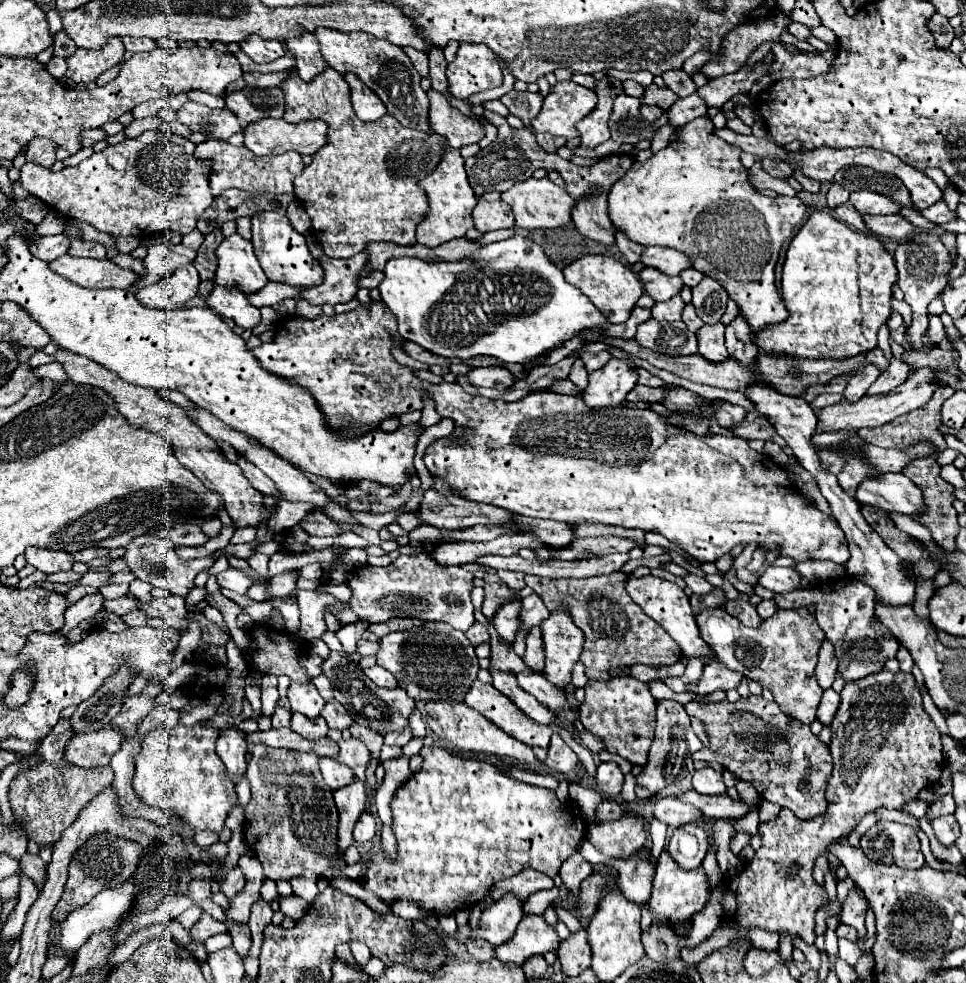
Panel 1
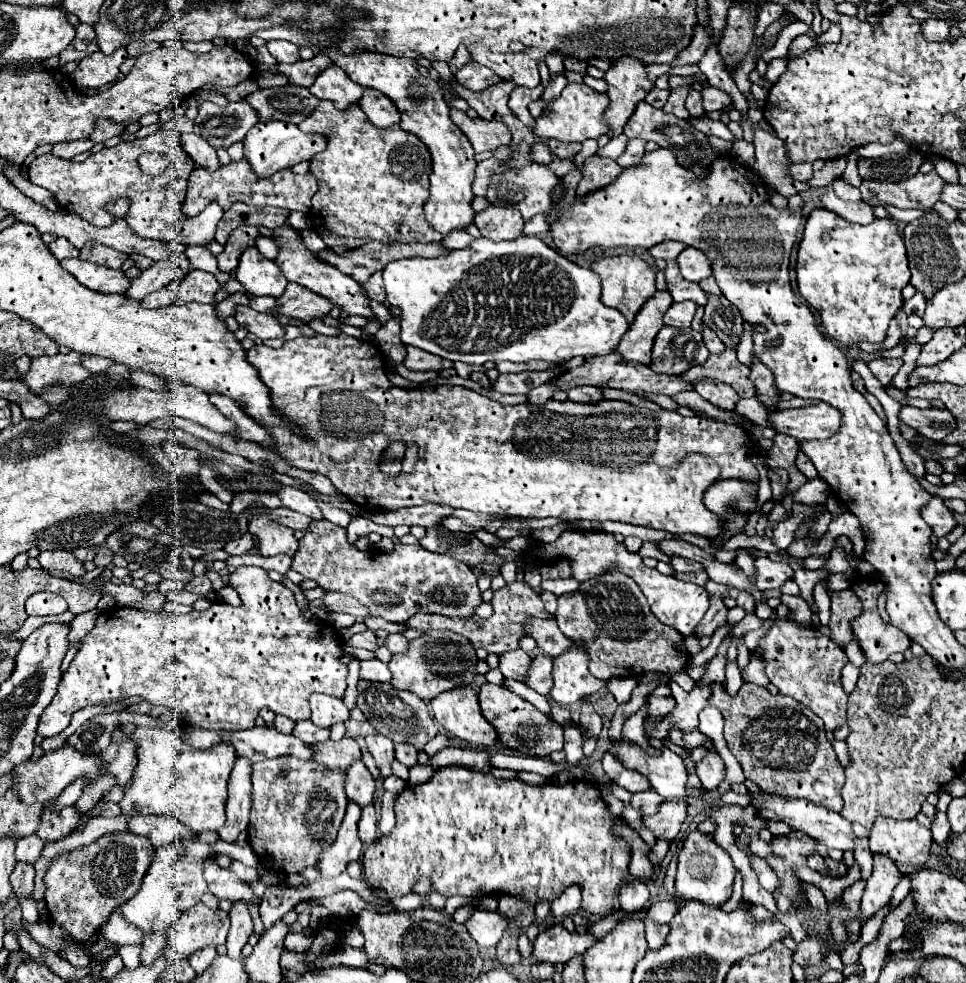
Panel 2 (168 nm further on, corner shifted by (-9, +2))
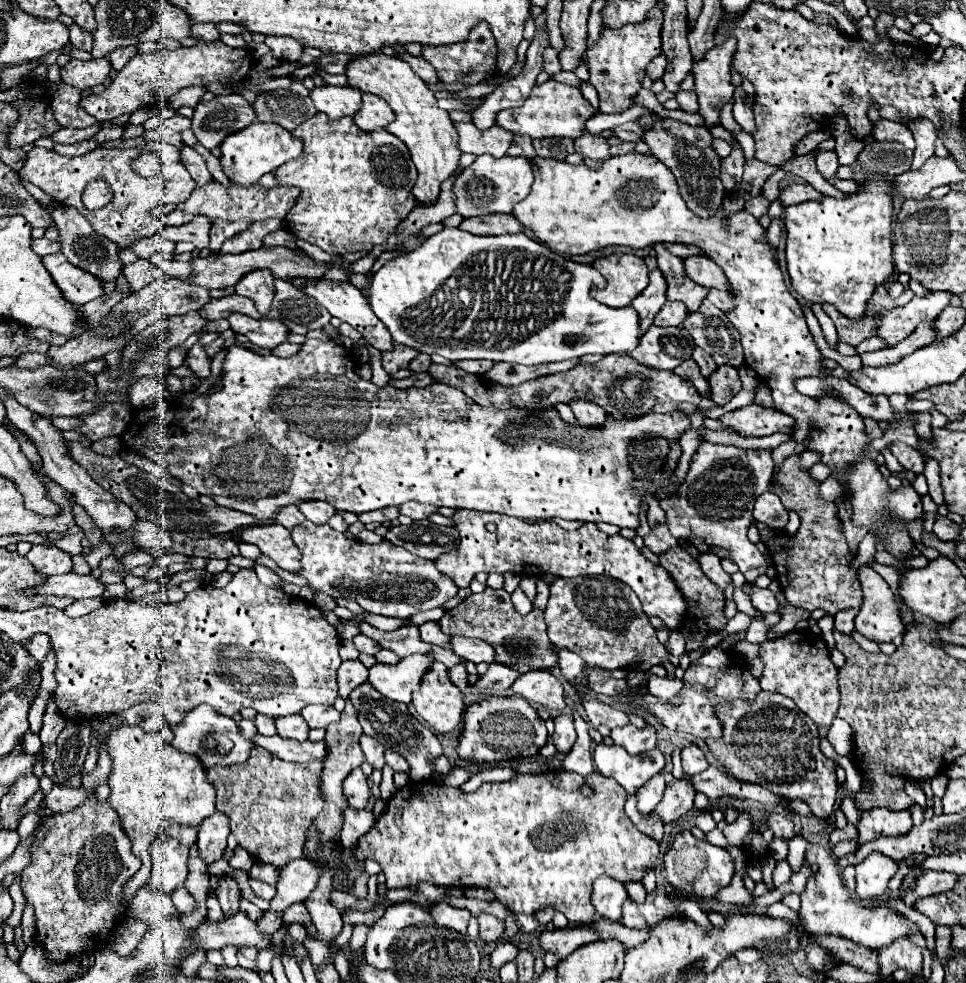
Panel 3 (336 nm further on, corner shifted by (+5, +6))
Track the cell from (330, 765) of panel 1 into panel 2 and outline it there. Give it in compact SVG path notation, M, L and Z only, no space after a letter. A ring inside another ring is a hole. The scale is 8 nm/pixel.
M358 760L346 774L346 796L360 804L362 808L372 804L374 798L374 778L368 768Z

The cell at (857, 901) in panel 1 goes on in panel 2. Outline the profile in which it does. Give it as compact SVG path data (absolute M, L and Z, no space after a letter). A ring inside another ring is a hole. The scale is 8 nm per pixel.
M876 854L874 856L874 868L870 878L866 880L866 890L862 896L862 912L868 916L874 916L880 908L890 904L892 892L902 880L900 868L894 864L894 860L888 860L888 856Z

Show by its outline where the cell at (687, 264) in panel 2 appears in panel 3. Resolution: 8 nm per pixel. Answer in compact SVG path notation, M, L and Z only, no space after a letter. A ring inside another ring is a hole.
M688 256L684 258L684 270L690 280L702 286L714 286L718 290L728 290L726 288L726 276L722 276L722 270L718 264L708 260L708 256Z

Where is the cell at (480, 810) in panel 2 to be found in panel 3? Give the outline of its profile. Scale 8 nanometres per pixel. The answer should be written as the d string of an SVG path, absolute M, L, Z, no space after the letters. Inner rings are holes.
M550 770L544 774L526 774L526 776L520 774L508 782L482 784L476 792L462 792L460 786L446 786L436 780L424 780L424 782L416 782L416 784L396 790L396 794L386 802L386 812L376 820L372 830L366 836L362 836L362 840L358 840L356 860L358 862L362 862L366 858L376 860L382 866L382 872L386 874L388 888L414 886L416 882L422 882L422 880L430 882L434 886L442 886L442 888L464 888L464 890L466 888L486 888L486 890L492 890L496 900L500 900L514 914L534 914L552 904L556 910L560 910L570 920L570 924L590 924L596 920L596 908L592 904L592 884L596 878L610 876L624 884L630 880L632 882L642 880L644 870L648 866L656 866L656 860L658 860L660 844L656 840L644 836L632 824L632 820L624 814L624 800L626 800L626 792L622 792L622 788L618 788L618 784L614 784L614 780L610 780L606 776L598 776L598 772L594 772L590 776L580 776L576 772L566 772L566 770ZM584 786L592 788L590 796L582 794Z

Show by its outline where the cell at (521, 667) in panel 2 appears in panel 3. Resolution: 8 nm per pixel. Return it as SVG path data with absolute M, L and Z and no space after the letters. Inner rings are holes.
M454 636L454 638L450 638L450 642L452 642L452 650L454 650L462 660L470 660L470 662L474 662L474 664L478 664L478 662L492 664L494 658L496 658L494 648L490 648L490 644L486 644L486 642L482 642L482 640Z

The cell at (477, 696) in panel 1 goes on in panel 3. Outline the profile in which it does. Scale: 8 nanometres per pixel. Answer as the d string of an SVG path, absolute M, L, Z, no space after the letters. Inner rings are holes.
M486 696L484 700L474 702L466 708L458 756L470 758L474 762L530 758L536 756L546 742L546 724L526 700L520 696Z

